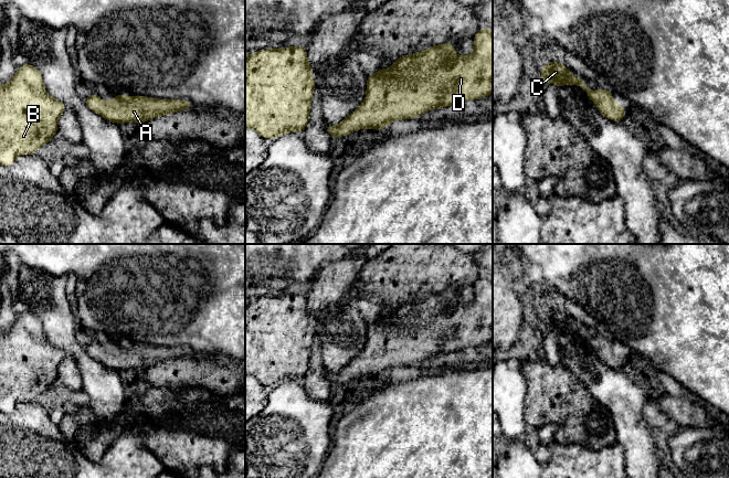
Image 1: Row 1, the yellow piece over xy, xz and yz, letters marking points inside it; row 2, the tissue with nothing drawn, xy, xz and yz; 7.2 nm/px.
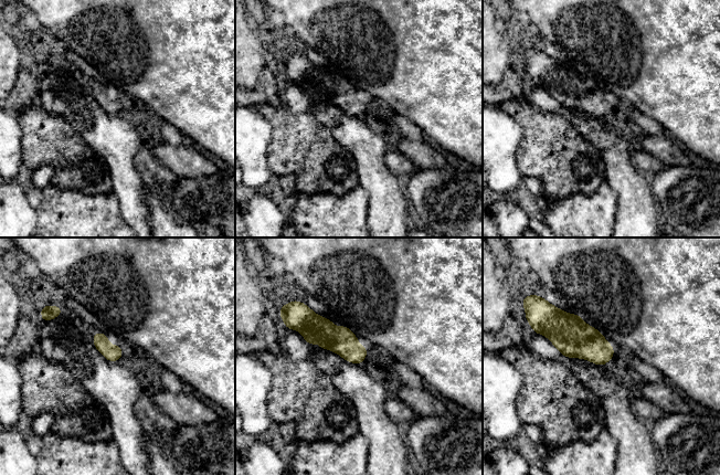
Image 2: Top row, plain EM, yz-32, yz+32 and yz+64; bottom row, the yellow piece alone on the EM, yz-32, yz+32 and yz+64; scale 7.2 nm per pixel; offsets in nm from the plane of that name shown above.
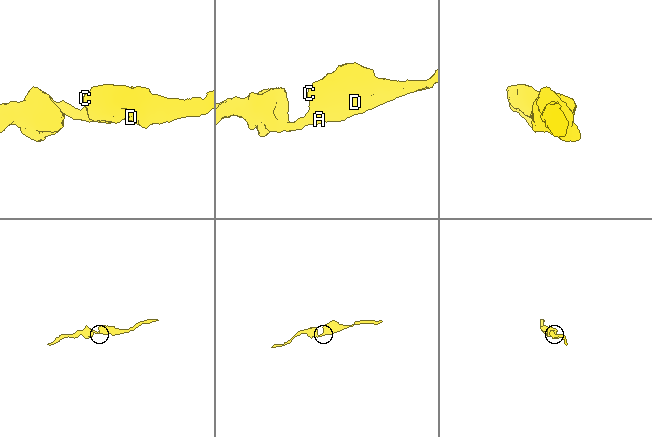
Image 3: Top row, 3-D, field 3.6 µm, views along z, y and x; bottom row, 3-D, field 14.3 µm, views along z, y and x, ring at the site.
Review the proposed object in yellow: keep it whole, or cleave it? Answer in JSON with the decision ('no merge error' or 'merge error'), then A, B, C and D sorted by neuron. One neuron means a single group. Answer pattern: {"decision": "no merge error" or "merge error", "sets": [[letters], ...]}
{"decision": "no merge error", "sets": [["A", "B", "C", "D"]]}

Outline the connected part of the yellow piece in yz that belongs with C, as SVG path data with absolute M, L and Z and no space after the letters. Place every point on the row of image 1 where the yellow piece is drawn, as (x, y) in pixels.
M549 62L545 67L540 68L540 74L545 84L553 83L558 87L561 87L568 83L579 85L593 100L595 107L606 118L613 121L622 121L625 117L624 105L616 105L613 100L613 95L611 92L605 88L600 88L598 92L589 89L587 83L573 76L562 63Z

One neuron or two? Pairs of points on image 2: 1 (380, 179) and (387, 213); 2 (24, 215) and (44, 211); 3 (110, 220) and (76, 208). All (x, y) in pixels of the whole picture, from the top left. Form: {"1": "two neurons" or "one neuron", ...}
{"1": "one neuron", "2": "two neurons", "3": "one neuron"}

